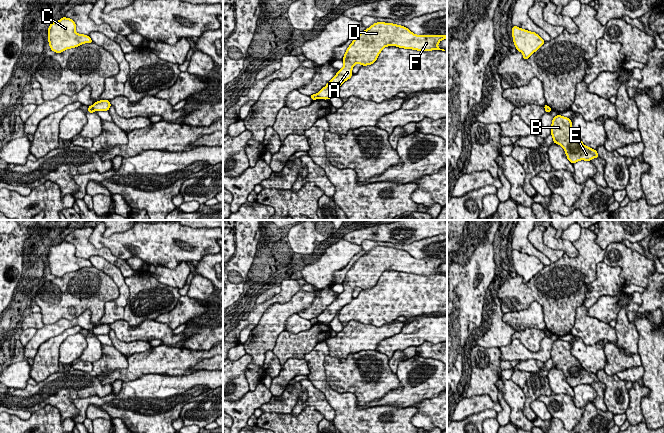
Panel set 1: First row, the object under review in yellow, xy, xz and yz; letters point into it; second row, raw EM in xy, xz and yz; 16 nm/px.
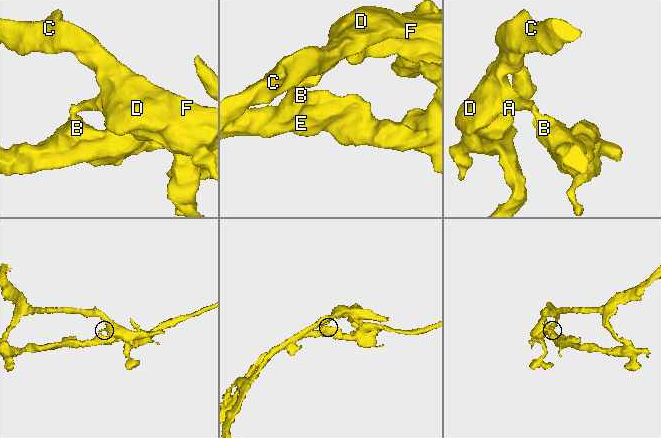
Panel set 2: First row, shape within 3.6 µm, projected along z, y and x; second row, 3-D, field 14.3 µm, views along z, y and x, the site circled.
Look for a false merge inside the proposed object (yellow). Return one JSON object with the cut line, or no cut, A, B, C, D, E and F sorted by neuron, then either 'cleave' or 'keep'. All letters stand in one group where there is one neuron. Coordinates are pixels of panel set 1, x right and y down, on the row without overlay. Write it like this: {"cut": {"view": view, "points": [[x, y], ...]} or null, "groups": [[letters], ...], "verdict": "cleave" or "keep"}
{"cut": {"view": "xy", "points": [[92, 330], [94, 334]]}, "groups": [["A", "C", "D", "F"], ["B", "E"]], "verdict": "cleave"}

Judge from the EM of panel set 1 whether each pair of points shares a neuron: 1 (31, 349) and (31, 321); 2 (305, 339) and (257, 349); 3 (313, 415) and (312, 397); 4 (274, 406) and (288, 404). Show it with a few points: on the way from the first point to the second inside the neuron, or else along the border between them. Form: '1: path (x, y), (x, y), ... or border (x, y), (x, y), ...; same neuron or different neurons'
1: border (44, 324), (37, 329); different neurons
2: border (284, 329), (271, 350); different neurons
3: border (290, 413), (314, 406), (325, 418); different neurons
4: path (277, 404), (285, 404); same neuron

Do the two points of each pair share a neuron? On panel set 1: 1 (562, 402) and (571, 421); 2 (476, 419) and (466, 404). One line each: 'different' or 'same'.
1: same
2: different

